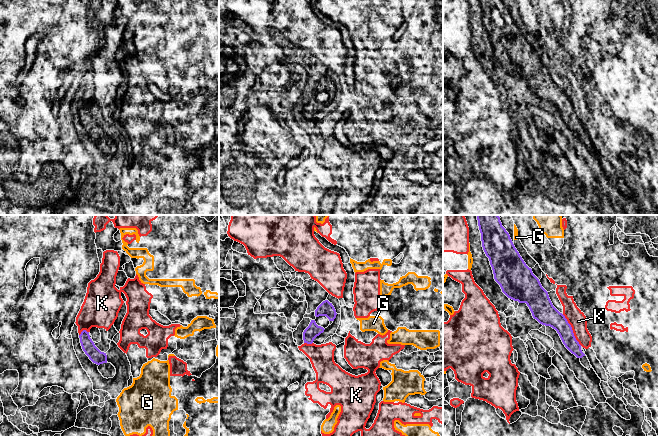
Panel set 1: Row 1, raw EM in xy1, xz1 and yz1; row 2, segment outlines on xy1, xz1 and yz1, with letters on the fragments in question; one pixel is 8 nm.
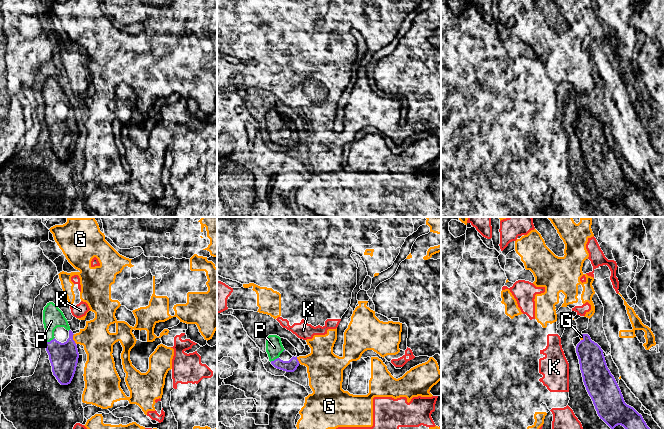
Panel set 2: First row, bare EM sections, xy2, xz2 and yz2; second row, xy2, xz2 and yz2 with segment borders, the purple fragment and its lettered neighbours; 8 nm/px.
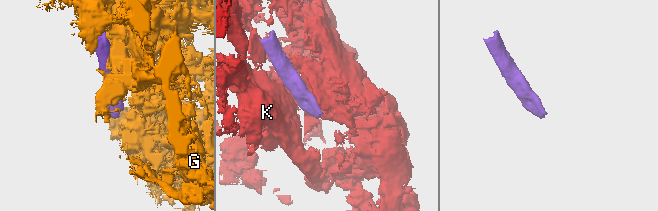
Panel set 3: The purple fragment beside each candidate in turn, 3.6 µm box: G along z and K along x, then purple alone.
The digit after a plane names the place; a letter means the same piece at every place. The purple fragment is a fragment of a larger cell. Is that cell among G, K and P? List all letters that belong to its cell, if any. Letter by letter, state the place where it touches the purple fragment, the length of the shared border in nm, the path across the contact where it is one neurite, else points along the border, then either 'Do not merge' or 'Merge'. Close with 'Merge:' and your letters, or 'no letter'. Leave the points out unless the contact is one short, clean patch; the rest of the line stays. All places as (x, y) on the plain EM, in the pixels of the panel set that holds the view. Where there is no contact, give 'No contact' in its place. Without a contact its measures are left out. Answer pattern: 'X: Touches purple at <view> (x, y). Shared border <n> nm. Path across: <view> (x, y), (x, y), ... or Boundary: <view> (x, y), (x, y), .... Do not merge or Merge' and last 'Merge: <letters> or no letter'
G: Touches purple at xy2 (72, 115). Shared border 80 nm. Boundary: xy2 (73, 110), (73, 116), (76, 119). Do not merge
K: Touches purple at yz1 (572, 106). Shared border 300 nm. Boundary: yz1 (562, 90), (570, 101), (575, 115), (581, 121). Do not merge
P: Touches purple at xy2 (50, 117). Shared border 90 nm. Path across: xy2 (63, 133), (50, 117), (50, 99), (53, 93). Merge
Merge: P

